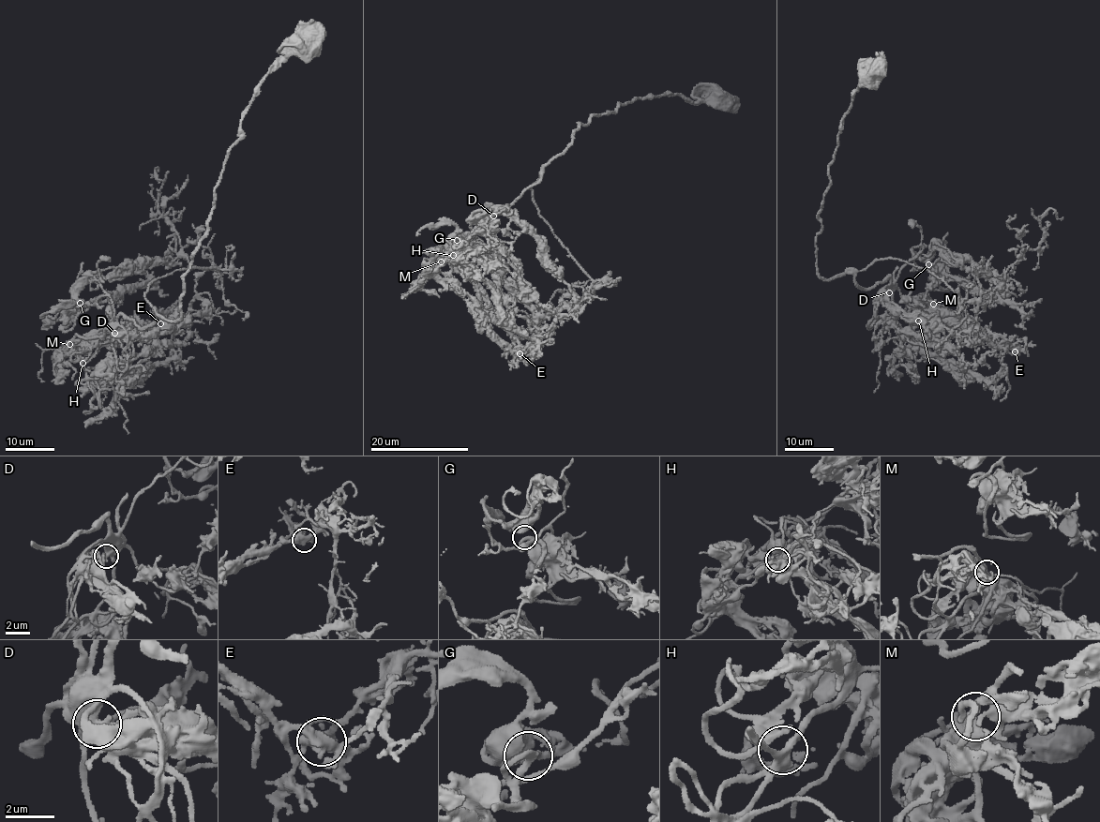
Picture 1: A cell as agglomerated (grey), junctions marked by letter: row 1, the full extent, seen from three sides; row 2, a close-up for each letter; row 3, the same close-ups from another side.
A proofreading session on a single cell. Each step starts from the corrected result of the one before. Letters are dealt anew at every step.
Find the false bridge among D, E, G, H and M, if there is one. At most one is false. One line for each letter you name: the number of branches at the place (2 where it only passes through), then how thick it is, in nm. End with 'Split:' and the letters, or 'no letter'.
H: branches 4; calibre 340 nm
Split: H

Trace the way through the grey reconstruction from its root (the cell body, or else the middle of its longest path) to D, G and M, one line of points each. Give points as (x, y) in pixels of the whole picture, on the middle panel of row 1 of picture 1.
D: (721, 100), (712, 105), (677, 94), (649, 96), (594, 115), (587, 126), (580, 123), (539, 181), (493, 215)
G: (721, 100), (712, 105), (677, 94), (649, 96), (594, 115), (587, 126), (580, 123), (539, 181), (457, 240)
M: (721, 100), (649, 96), (580, 123), (539, 181), (441, 261)

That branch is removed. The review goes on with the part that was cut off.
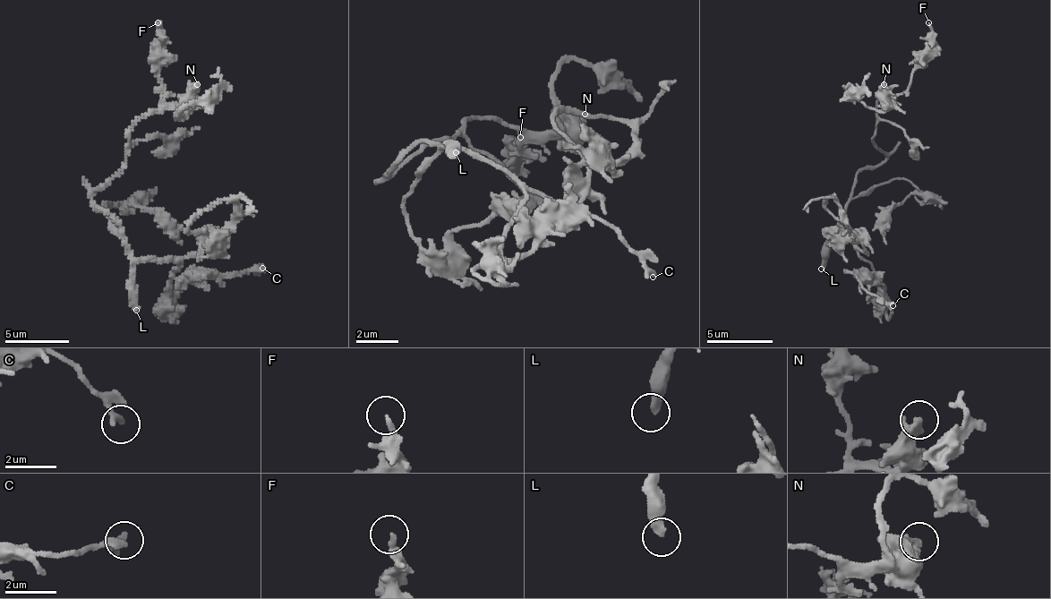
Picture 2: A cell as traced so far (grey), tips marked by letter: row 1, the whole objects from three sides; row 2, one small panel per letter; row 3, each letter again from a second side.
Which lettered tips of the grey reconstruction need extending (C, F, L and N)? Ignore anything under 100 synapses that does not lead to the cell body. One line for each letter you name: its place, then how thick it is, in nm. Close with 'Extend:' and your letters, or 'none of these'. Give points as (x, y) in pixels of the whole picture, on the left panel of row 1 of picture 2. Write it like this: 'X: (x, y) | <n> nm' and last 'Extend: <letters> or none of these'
L: (136, 310) | 400 nm
Extend: L

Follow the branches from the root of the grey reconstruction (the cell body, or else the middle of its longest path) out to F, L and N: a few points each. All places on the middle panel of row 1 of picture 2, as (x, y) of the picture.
F: (408, 154), (388, 174), (424, 143), (455, 137), (465, 116), (517, 128), (518, 152), (520, 137)
L: (408, 154), (423, 142), (438, 144), (436, 150), (445, 146), (443, 152), (453, 147), (446, 158), (456, 152)
N: (408, 154), (388, 174), (413, 158), (424, 143), (455, 137), (465, 116), (553, 132), (585, 114)

